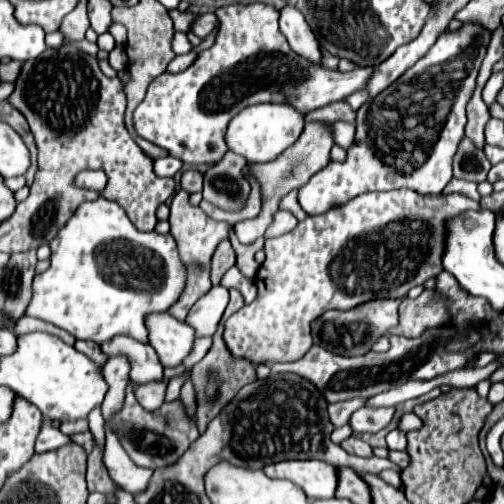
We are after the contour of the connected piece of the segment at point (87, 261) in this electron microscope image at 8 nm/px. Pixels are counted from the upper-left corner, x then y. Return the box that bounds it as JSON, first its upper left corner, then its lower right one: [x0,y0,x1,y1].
[25,198,185,342]

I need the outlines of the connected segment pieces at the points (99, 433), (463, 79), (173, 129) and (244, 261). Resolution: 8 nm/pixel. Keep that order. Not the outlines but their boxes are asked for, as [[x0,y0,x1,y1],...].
[[88,406,105,452],[297,24,489,214],[133,2,375,164],[229,227,263,278]]

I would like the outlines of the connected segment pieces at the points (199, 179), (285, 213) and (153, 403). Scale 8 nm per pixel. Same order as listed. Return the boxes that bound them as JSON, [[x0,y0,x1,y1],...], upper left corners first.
[[180,170,203,194],[267,210,297,238],[135,380,167,412]]

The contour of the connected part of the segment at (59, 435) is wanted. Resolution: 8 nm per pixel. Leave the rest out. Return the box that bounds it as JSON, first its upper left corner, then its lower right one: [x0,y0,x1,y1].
[35,420,71,452]

